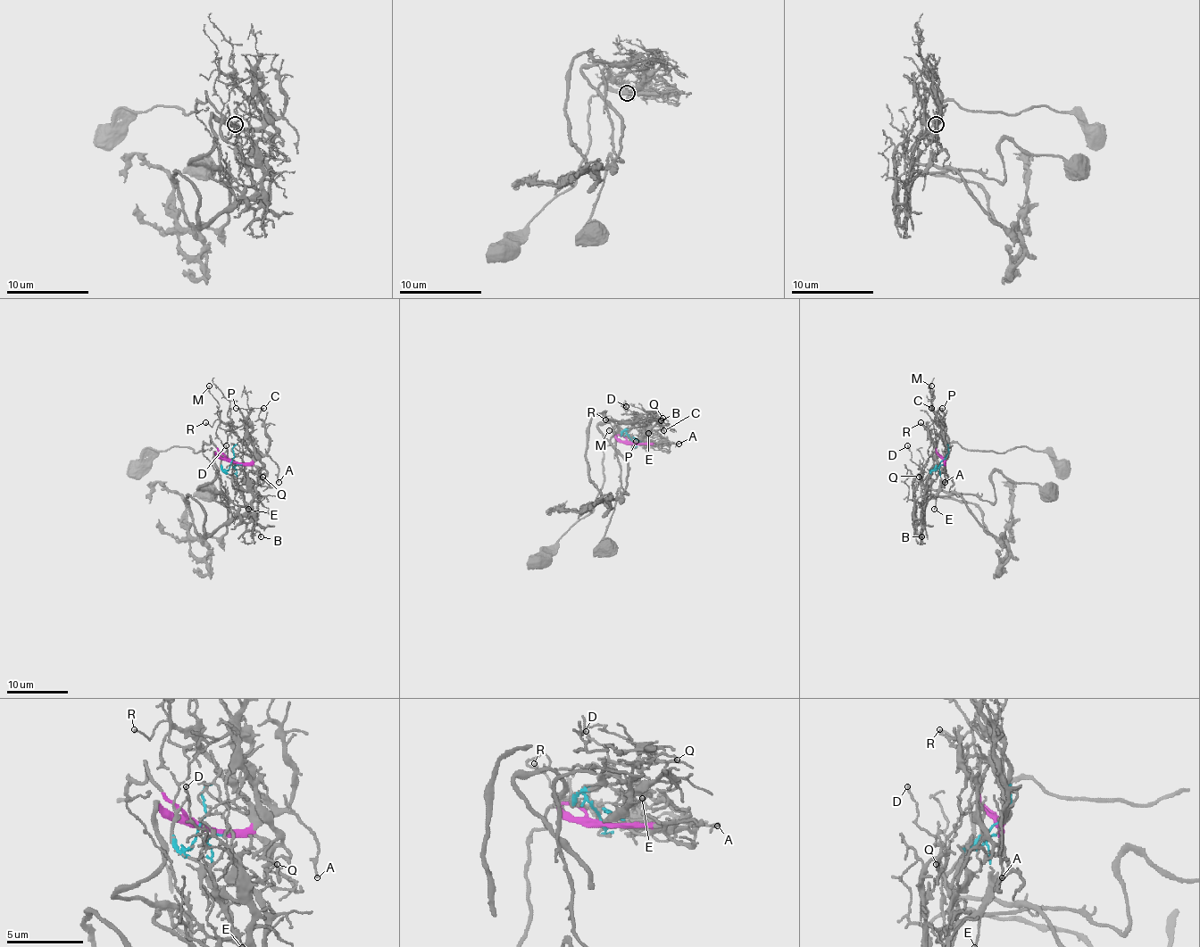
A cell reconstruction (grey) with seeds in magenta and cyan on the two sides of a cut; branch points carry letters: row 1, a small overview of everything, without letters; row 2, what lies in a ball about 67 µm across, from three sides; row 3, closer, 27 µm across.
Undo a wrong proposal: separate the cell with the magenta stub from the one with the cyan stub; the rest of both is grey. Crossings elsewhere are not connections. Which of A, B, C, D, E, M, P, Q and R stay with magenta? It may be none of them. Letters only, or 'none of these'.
A, C, M, P, R

